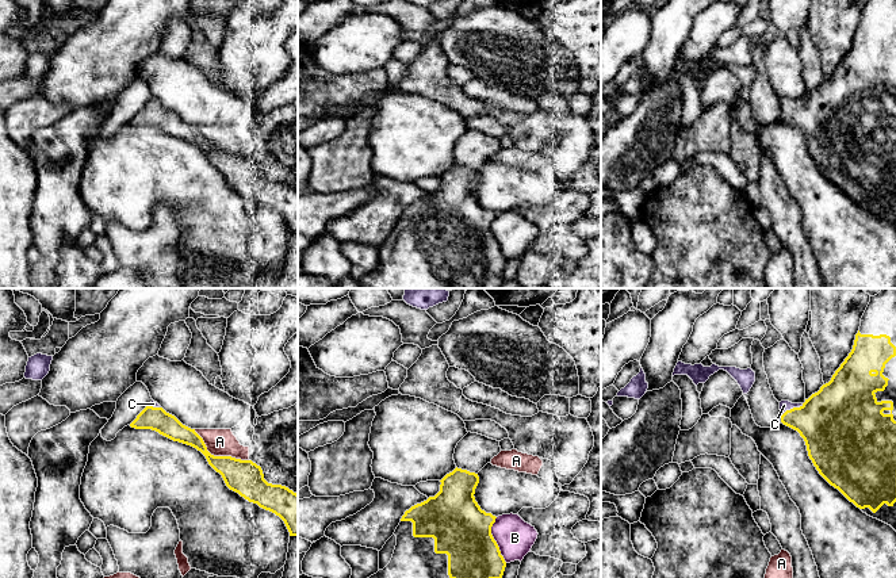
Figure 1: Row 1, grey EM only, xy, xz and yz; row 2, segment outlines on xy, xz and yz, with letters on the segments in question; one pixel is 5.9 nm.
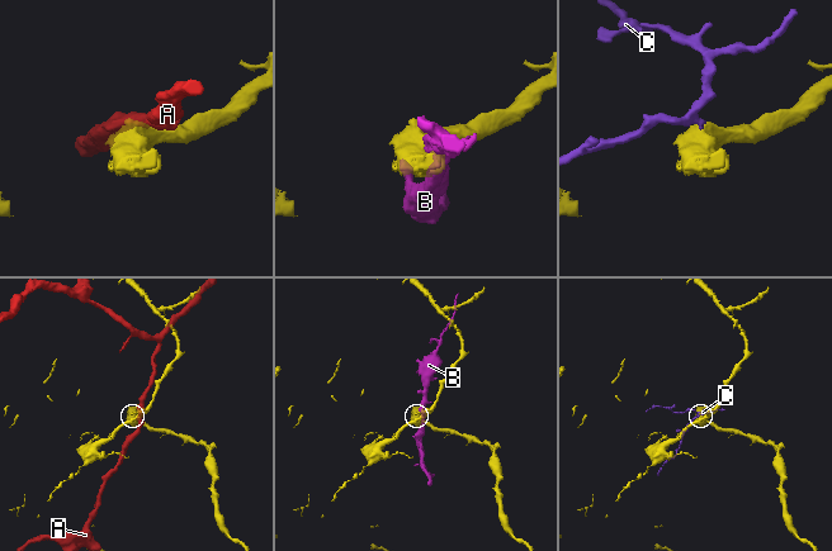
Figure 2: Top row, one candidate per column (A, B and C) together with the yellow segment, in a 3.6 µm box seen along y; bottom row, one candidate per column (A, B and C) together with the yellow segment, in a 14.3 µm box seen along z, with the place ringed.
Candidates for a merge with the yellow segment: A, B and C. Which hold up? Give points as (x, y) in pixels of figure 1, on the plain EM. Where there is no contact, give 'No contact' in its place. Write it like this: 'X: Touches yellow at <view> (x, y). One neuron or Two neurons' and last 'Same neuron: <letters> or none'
A: Touches yellow at xy (218, 153). Two neurons
B: Touches yellow at xz (494, 237). Two neurons
C: Touches yellow at yz (793, 104). One neuron
Same neuron: C

